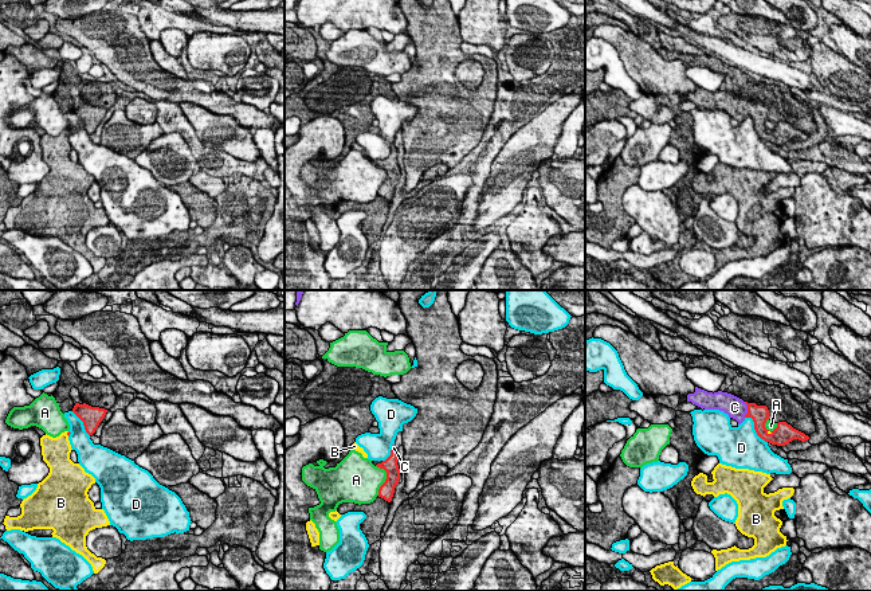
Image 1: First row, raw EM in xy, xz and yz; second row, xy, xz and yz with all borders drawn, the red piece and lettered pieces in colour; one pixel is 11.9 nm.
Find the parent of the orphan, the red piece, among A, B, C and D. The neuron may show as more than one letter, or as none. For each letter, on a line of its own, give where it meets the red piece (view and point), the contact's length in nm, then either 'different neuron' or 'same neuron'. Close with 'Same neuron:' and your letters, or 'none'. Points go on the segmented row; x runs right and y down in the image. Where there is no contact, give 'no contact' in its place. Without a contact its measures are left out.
A: contact xz (387, 478); length 360 nm; different neuron
B: contact yz (771, 431); length 80 nm; different neuron
C: contact yz (748, 410); length 190 nm; same neuron
D: contact yz (754, 429); length 420 nm; different neuron
Same neuron: C

